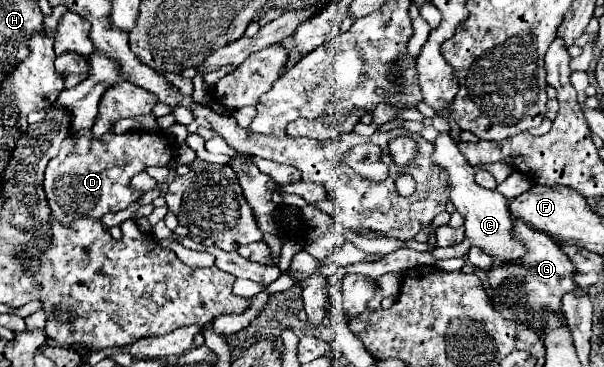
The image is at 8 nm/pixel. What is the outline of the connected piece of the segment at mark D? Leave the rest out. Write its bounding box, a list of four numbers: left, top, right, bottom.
[44,129,172,225]

